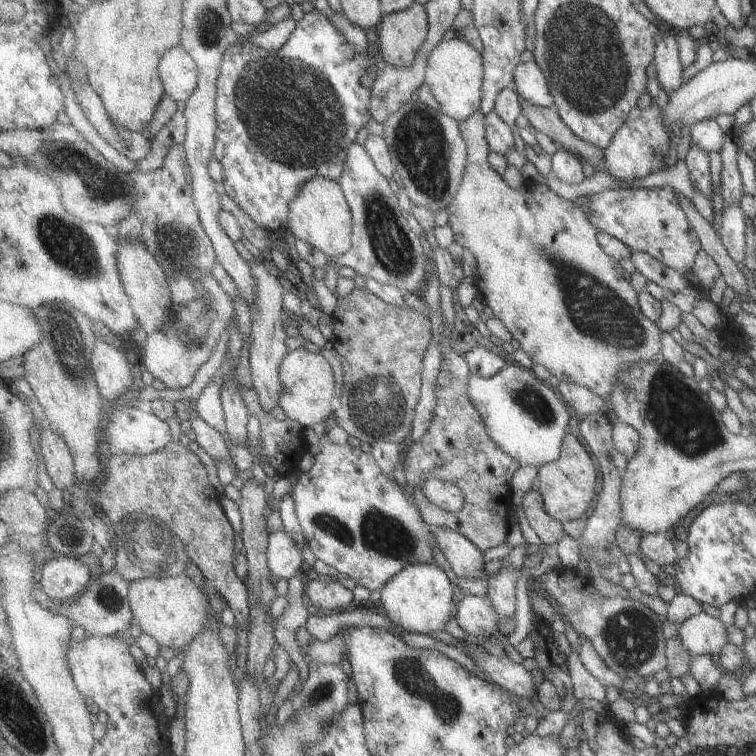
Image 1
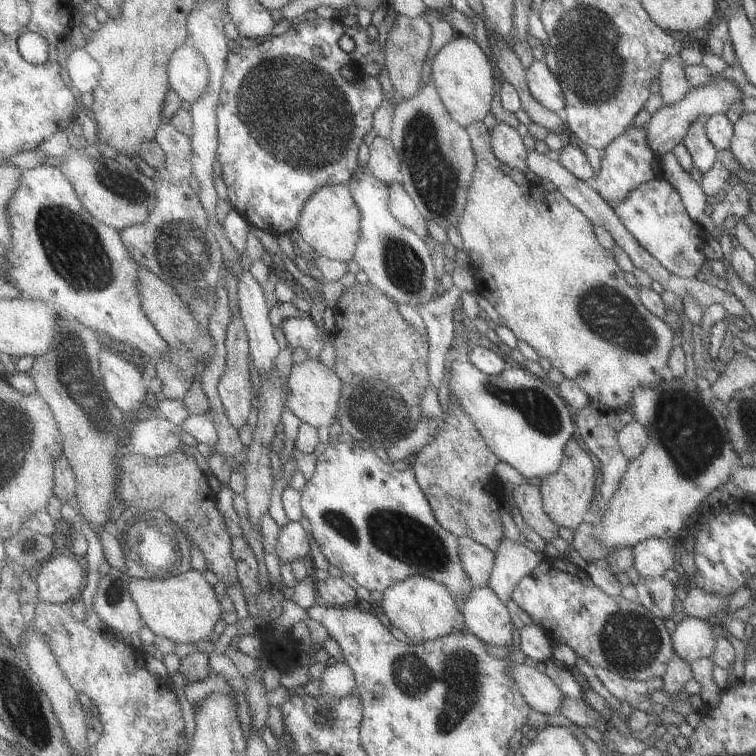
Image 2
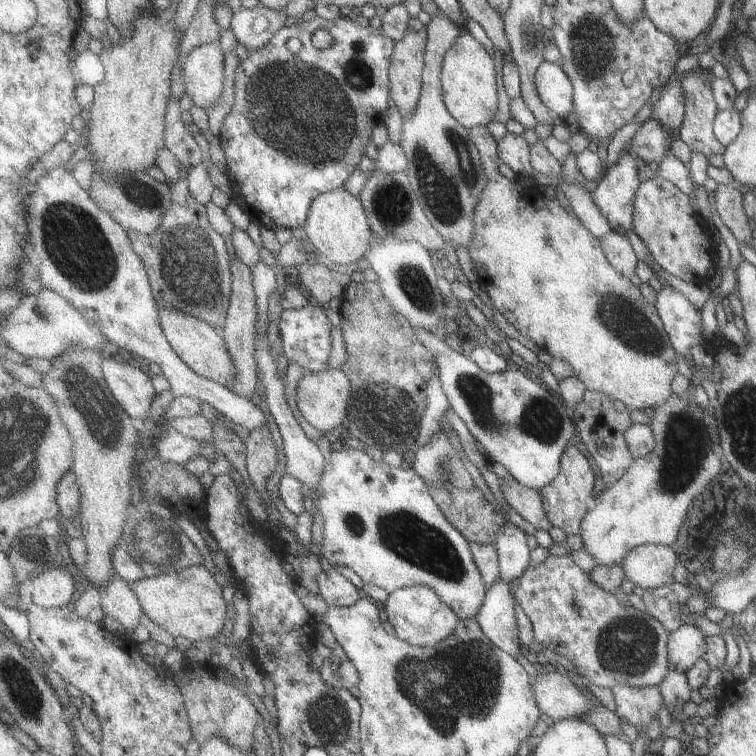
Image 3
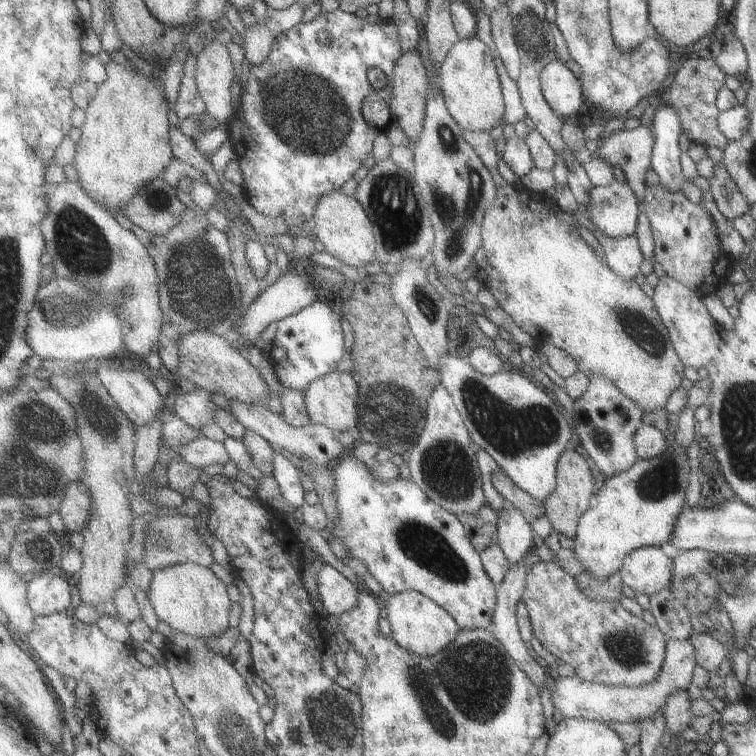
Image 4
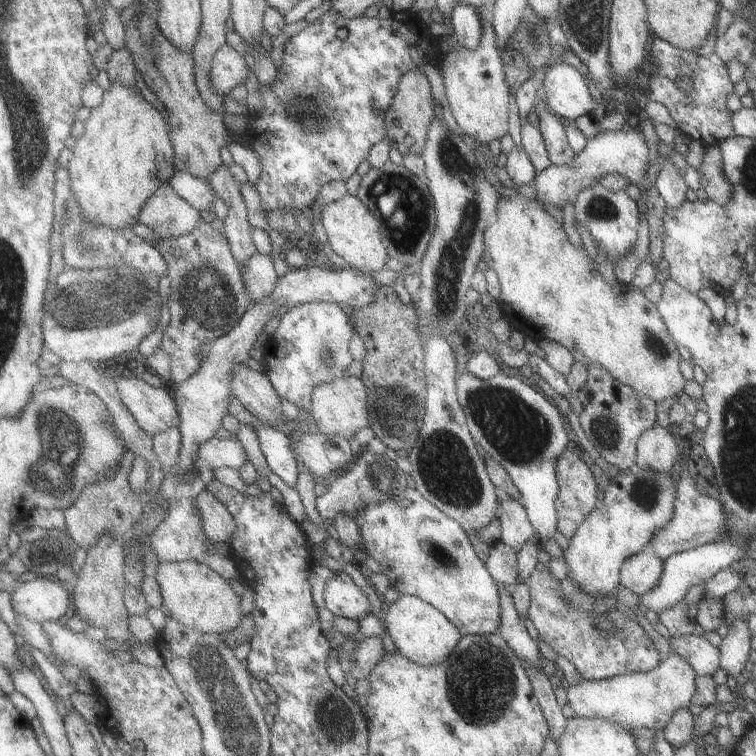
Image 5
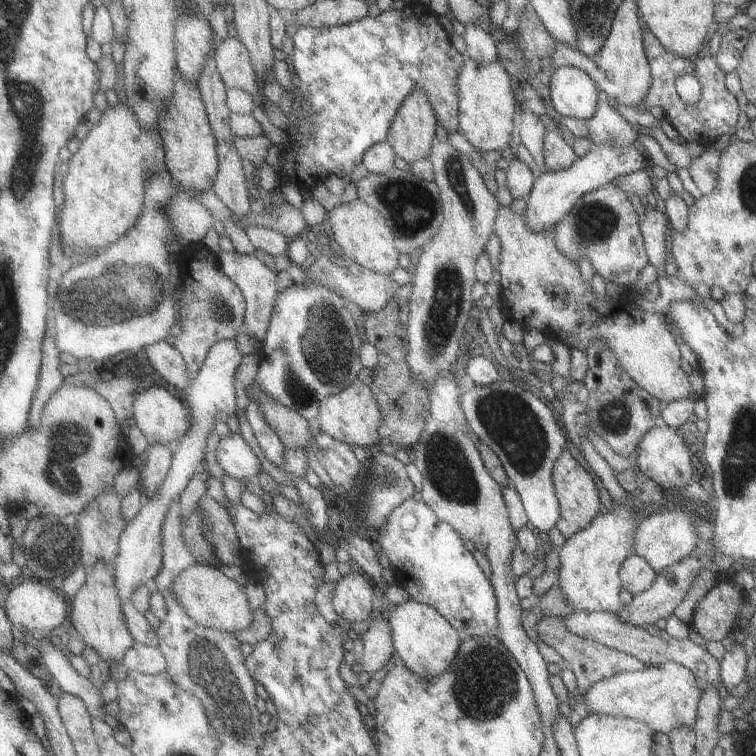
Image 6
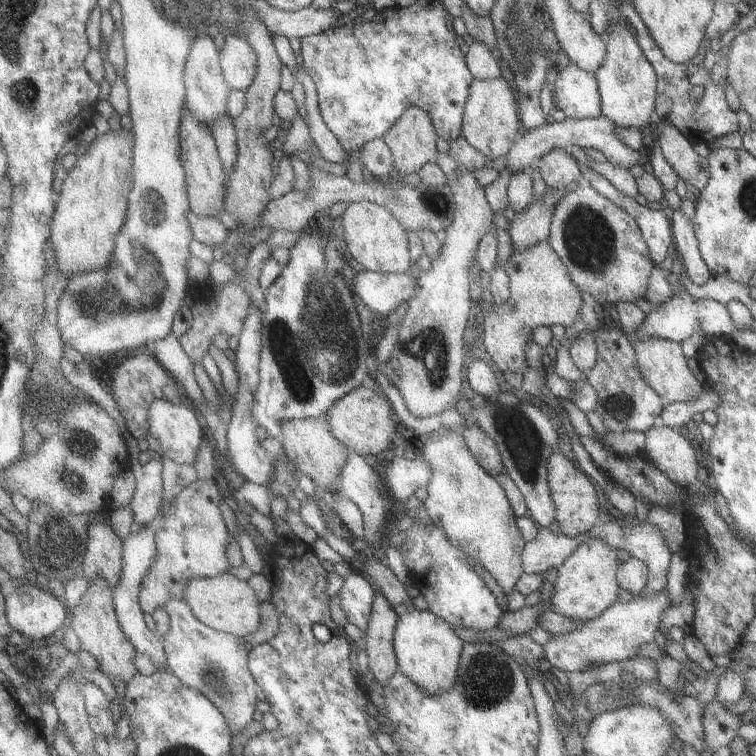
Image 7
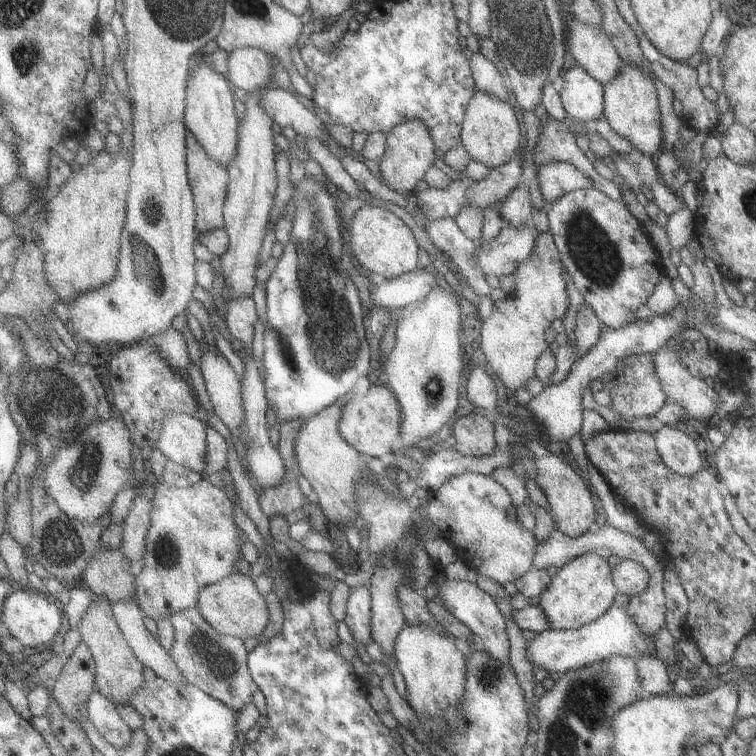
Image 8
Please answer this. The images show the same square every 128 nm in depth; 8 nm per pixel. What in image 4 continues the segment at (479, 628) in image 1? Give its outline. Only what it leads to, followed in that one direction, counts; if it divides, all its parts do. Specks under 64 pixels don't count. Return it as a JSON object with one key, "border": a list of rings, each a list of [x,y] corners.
{"border":[[[527,556],[518,565],[511,567],[505,575],[505,578],[495,586],[495,606],[490,625],[486,630],[501,643],[506,653],[517,663],[517,666],[528,675],[528,678],[534,682],[534,686],[538,688],[538,692],[540,693],[542,692],[543,686],[546,687],[546,675],[548,670],[542,668],[542,666],[530,656],[530,652],[528,652],[530,645],[526,645],[522,641],[517,624],[517,607],[521,602],[527,578],[526,558]]]}

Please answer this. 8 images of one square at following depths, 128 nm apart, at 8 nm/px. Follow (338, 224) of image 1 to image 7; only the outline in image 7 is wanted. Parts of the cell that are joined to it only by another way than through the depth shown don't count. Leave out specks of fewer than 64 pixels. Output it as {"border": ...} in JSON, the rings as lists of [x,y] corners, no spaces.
{"border":[[[358,201],[347,205],[343,216],[345,242],[351,256],[366,271],[385,273],[407,272],[412,264],[408,256],[408,236],[400,222],[394,218],[394,212],[376,202]]]}

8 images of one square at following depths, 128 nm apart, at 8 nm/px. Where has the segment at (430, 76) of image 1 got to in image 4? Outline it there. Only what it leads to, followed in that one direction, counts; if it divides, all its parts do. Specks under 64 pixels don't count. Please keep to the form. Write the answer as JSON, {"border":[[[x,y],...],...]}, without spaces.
{"border":[[[478,37],[459,39],[442,62],[438,84],[445,99],[445,106],[460,128],[468,131],[490,131],[505,114],[505,103],[493,52]]]}

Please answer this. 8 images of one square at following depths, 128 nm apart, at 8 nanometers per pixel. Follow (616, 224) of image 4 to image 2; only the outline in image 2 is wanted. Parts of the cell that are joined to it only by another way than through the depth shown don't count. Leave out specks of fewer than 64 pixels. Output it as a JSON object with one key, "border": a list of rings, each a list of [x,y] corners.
{"border":[[[630,125],[622,134],[601,152],[600,170],[594,176],[594,188],[610,206],[618,206],[632,190],[644,182],[652,180],[660,175],[661,156],[656,156],[648,142],[646,142],[646,132],[644,127]]]}

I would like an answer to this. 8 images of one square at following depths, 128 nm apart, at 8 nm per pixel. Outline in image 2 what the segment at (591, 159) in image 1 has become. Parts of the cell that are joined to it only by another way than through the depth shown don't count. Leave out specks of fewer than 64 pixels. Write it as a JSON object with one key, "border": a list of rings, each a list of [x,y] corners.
{"border":[[[489,36],[489,40],[491,41],[492,52],[496,57],[496,64],[500,69],[502,79],[518,90],[521,98],[521,108],[530,117],[531,122],[544,126],[546,130],[550,130],[550,133],[562,132],[562,128],[565,126],[563,115],[548,110],[530,94],[526,84],[525,70],[513,48],[504,46],[500,40],[494,40],[492,36]]]}

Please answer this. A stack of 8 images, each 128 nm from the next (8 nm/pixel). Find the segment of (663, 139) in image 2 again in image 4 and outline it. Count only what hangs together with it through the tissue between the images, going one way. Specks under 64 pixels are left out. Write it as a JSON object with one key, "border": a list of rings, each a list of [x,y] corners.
{"border":[[[640,125],[638,128],[634,128],[634,130],[623,129],[619,132],[608,134],[608,136],[604,136],[604,138],[600,137],[599,139],[600,142],[598,144],[600,148],[598,148],[598,152],[592,154],[592,157],[602,158],[610,166],[618,165],[626,175],[629,186],[632,188],[633,194],[638,198],[639,201],[640,215],[638,216],[635,236],[643,258],[651,261],[654,264],[654,244],[651,234],[651,227],[649,221],[647,220],[646,214],[641,208],[641,199],[643,198],[647,186],[645,184],[645,174],[651,168],[651,153],[653,150],[653,145],[655,144],[654,132],[653,130],[650,130],[650,128]]]}

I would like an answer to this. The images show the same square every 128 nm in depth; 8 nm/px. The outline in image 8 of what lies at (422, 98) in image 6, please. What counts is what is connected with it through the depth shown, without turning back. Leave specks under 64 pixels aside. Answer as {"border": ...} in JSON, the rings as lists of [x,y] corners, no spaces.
{"border":[[[409,120],[402,122],[390,134],[388,134],[388,150],[386,156],[380,162],[380,173],[384,184],[390,186],[394,192],[406,194],[410,192],[422,178],[424,174],[432,169],[432,164],[436,160],[436,150],[434,150],[433,137],[430,134],[429,126],[420,120]]]}

